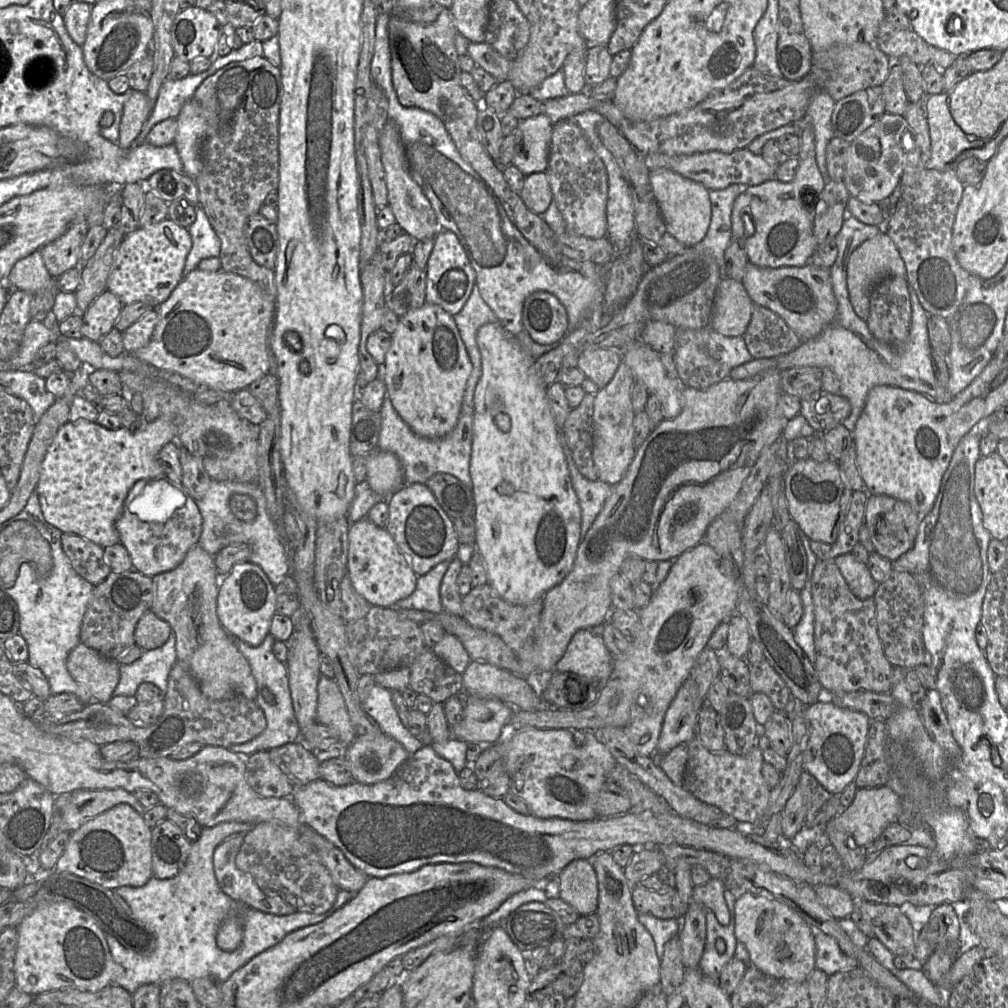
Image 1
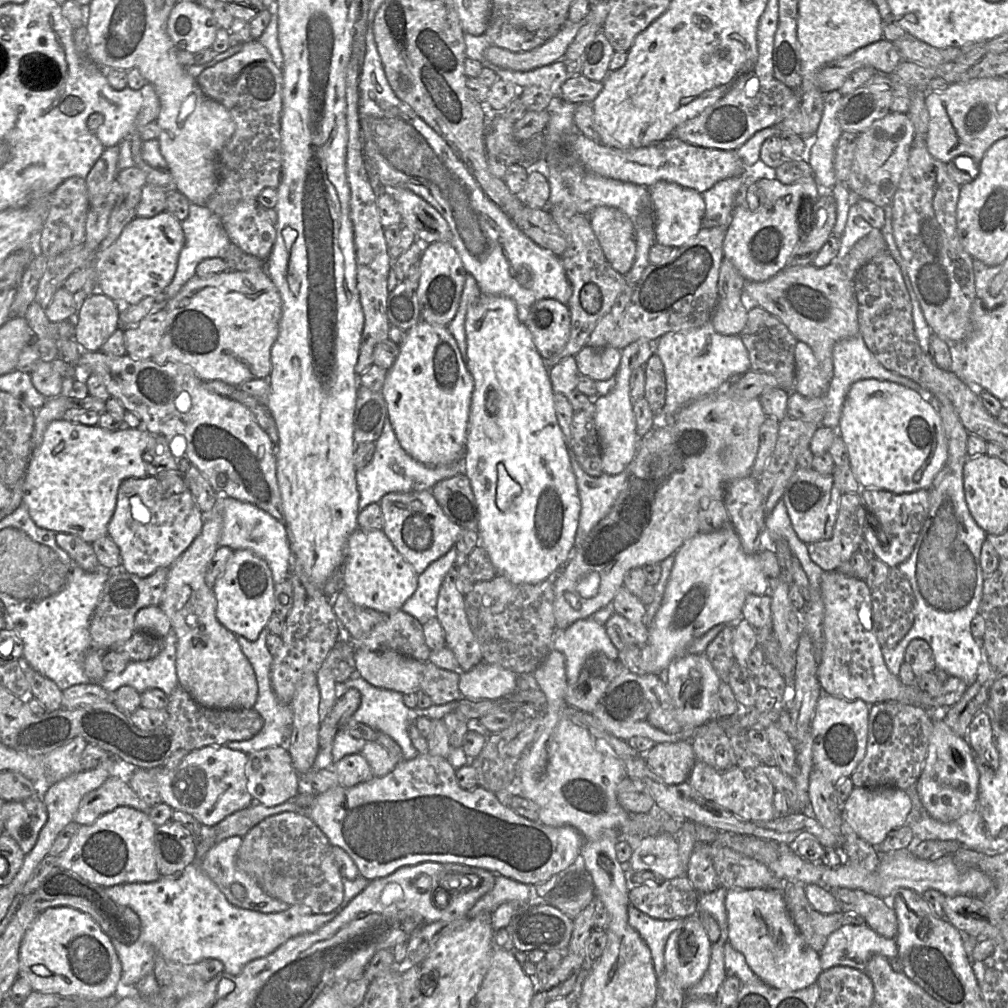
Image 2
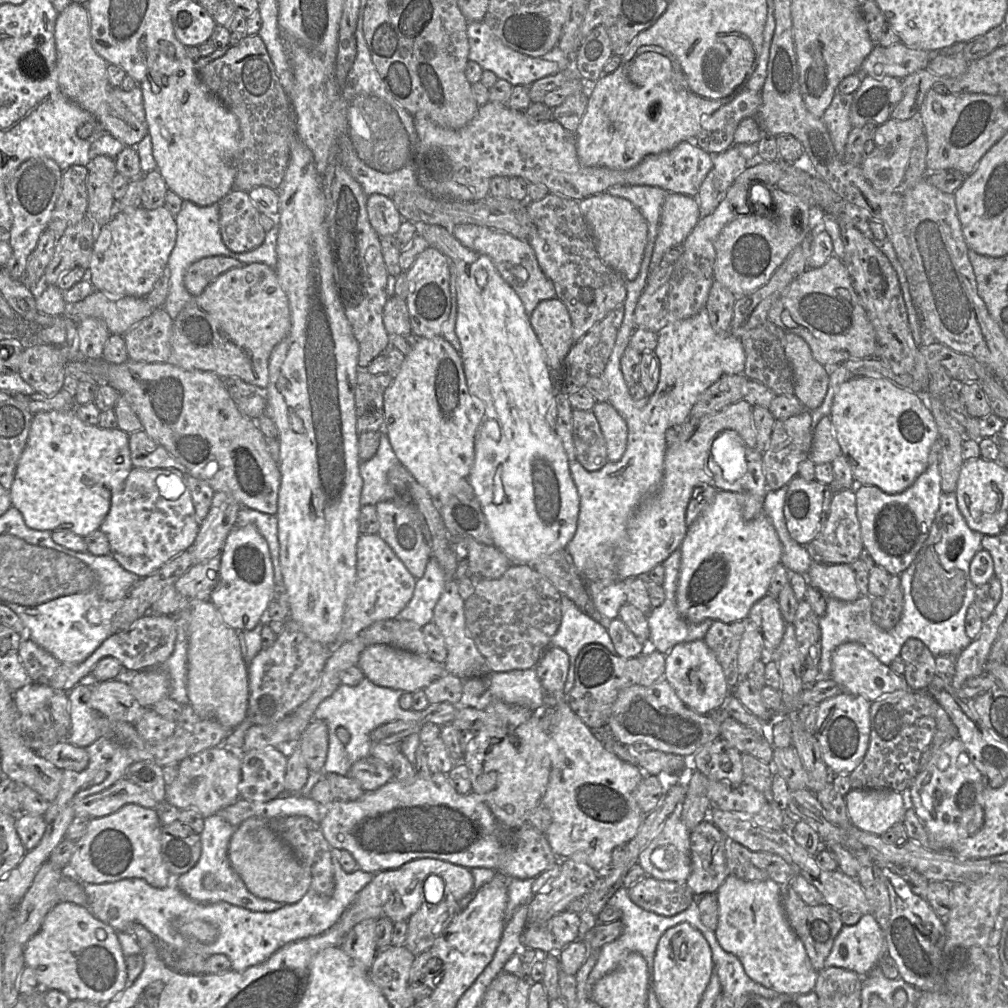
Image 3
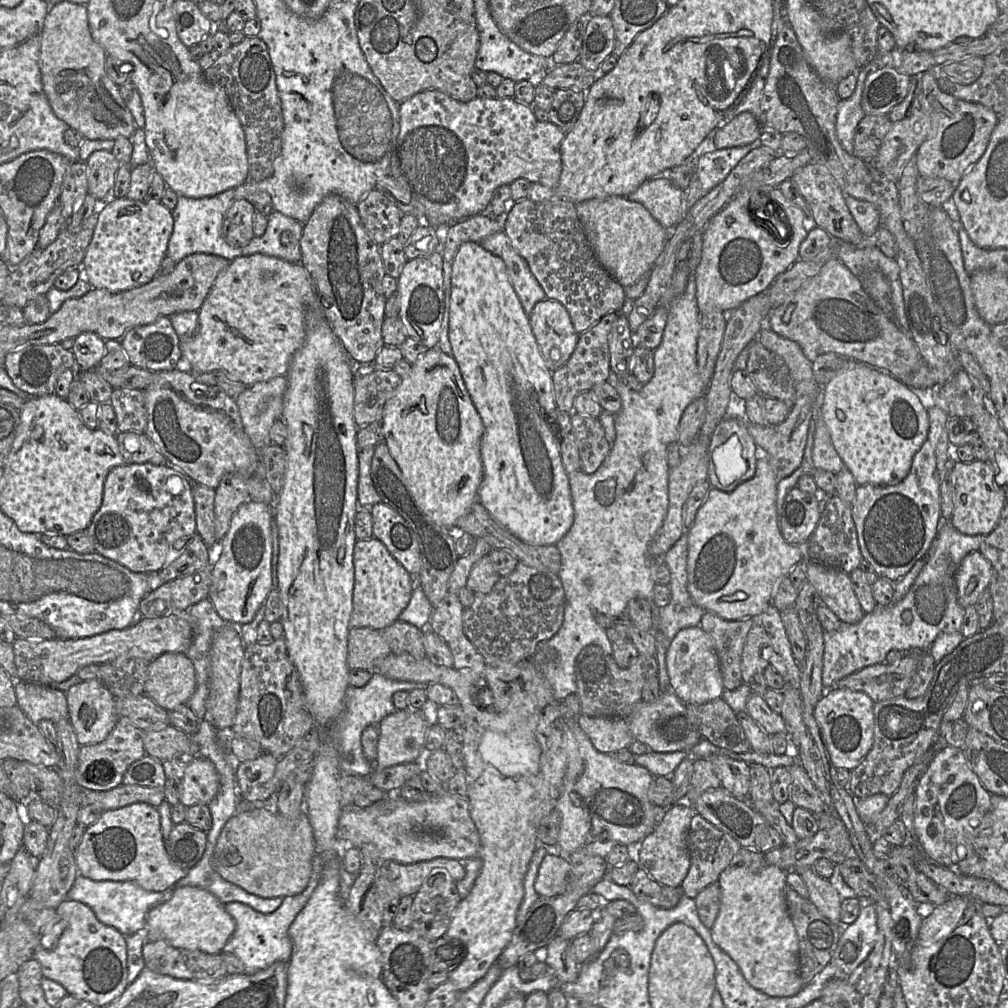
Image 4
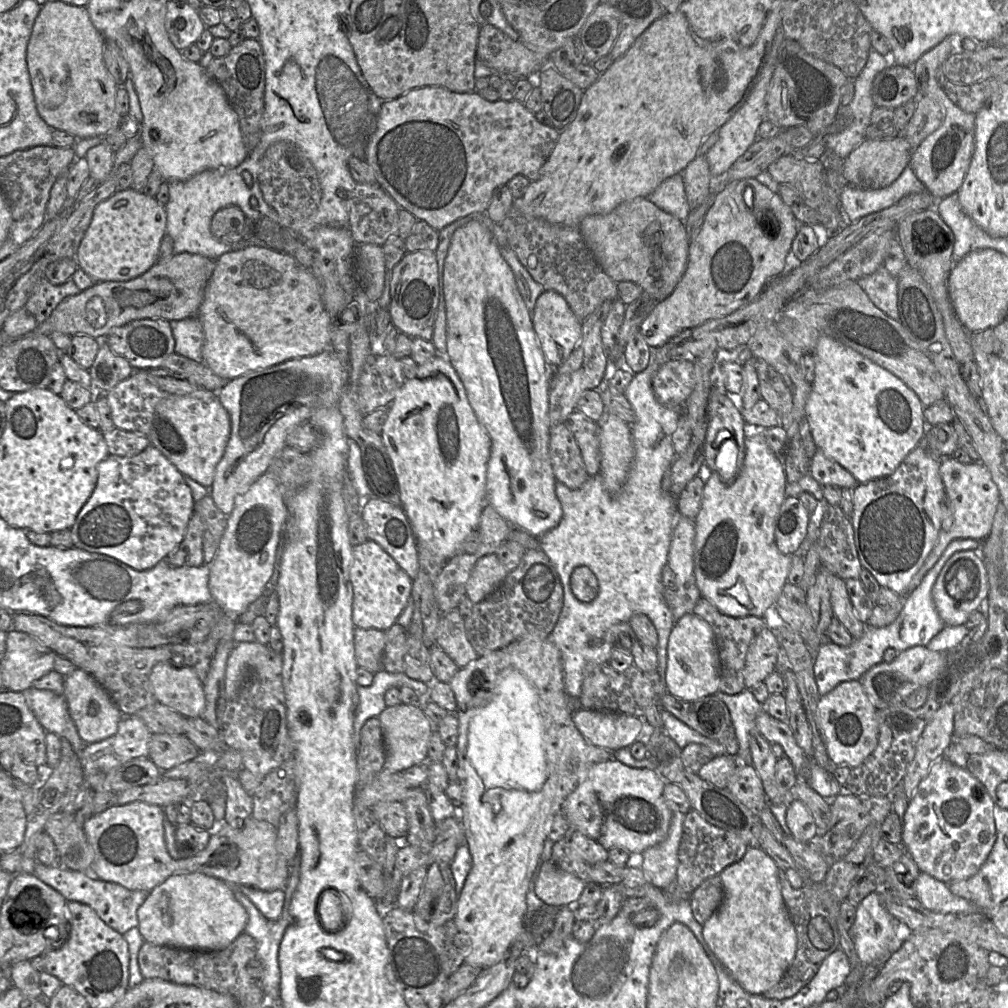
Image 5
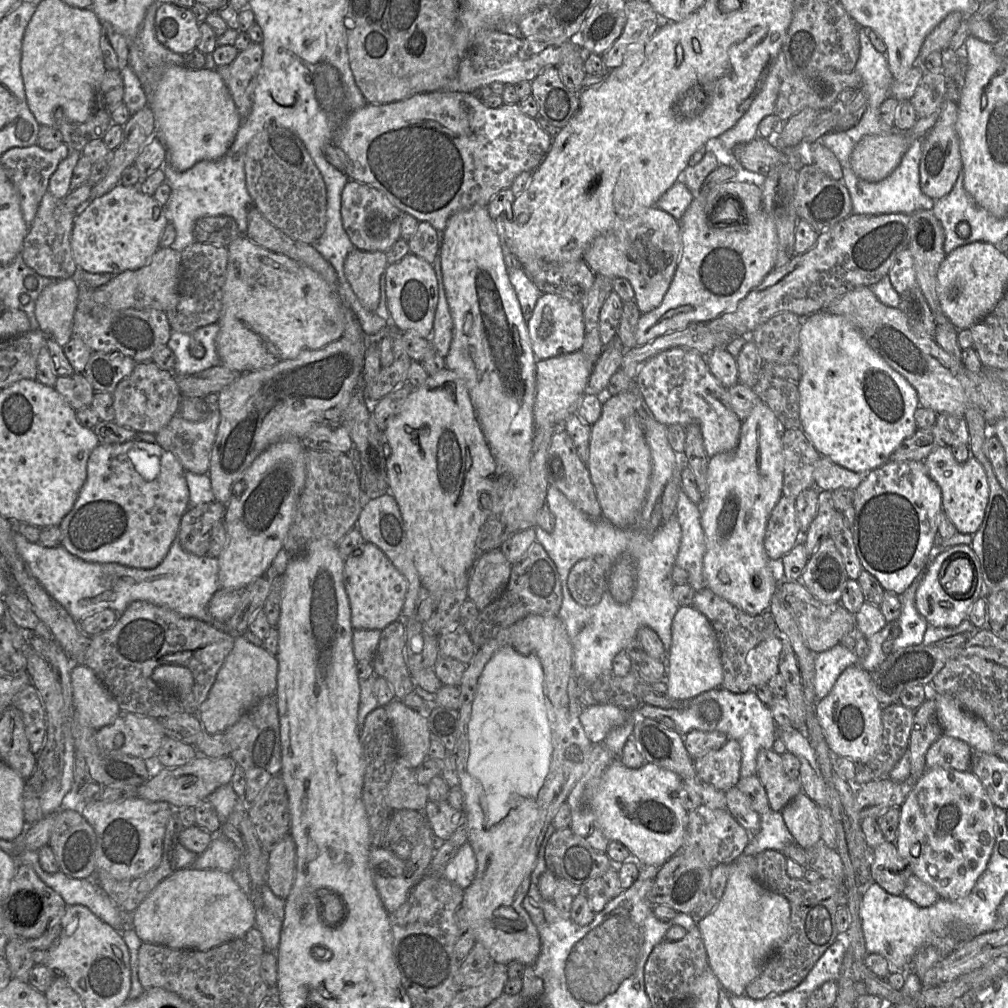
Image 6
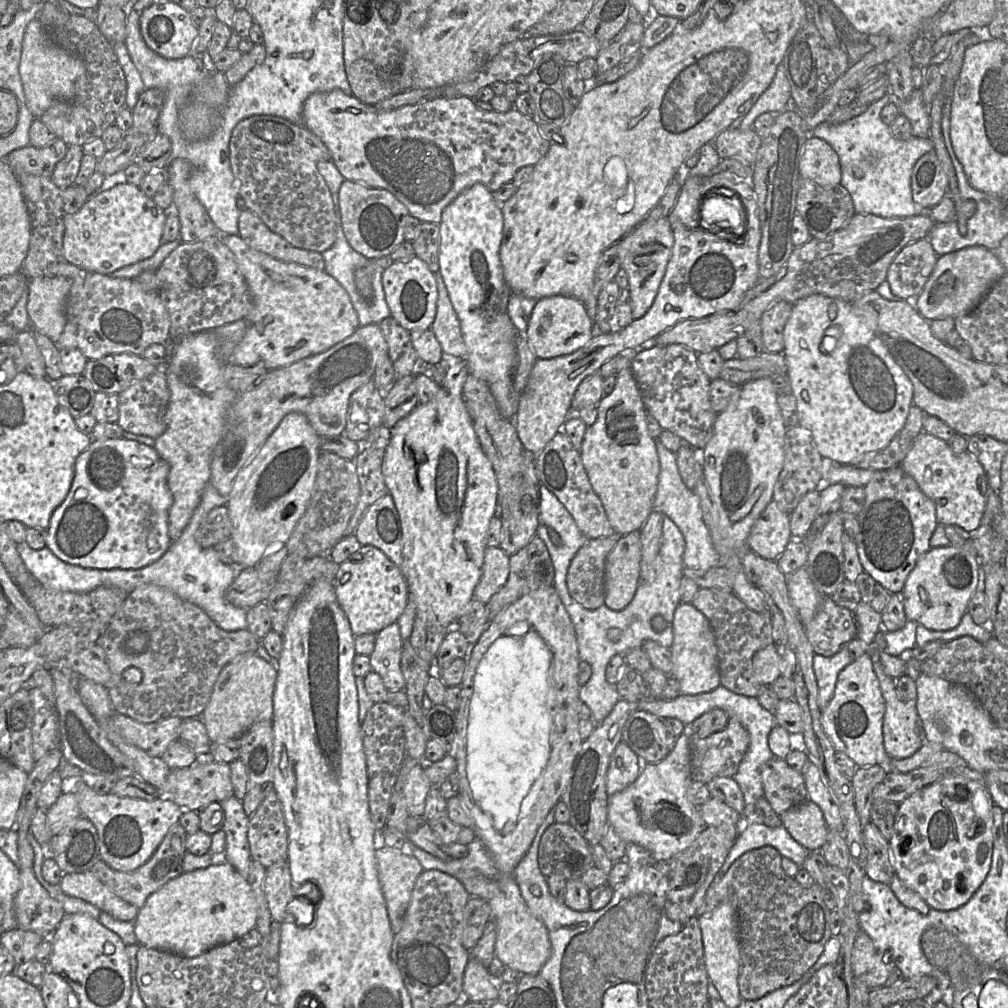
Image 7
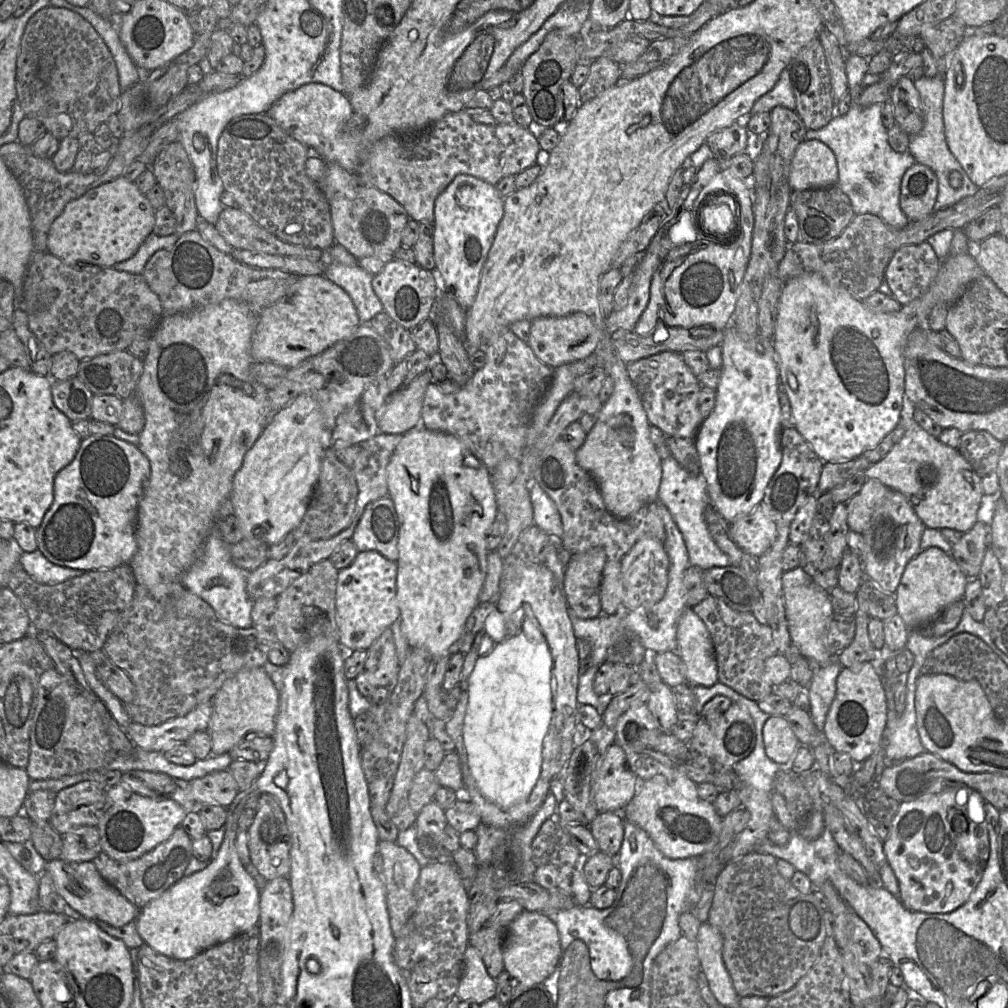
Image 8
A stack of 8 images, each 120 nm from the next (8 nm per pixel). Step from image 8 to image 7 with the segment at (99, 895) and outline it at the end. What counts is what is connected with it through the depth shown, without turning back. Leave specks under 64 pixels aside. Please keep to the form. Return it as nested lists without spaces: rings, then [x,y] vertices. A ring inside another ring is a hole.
[[[91,870],[63,874],[59,885],[66,895],[84,900],[117,920],[136,919],[139,908],[115,895]]]

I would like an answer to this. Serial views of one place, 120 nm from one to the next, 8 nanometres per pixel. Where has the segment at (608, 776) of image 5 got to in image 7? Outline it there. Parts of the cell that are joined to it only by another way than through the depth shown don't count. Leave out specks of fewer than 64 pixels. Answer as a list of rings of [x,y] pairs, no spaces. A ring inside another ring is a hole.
[[[688,727],[677,737],[673,750],[664,760],[643,764],[642,771],[631,785],[608,796],[608,823],[625,843],[644,847],[657,861],[668,861],[688,848],[705,828],[699,808],[686,797],[693,781]]]

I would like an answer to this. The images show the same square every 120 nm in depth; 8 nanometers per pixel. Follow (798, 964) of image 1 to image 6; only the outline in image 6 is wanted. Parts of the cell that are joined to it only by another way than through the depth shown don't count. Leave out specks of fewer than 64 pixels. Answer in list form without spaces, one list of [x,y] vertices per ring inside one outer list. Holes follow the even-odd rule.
[[[741,855],[732,862],[719,903],[698,922],[708,966],[721,987],[736,996],[745,995],[746,986],[759,975],[764,962],[788,936],[789,902],[756,880],[756,868],[757,861],[753,855]]]

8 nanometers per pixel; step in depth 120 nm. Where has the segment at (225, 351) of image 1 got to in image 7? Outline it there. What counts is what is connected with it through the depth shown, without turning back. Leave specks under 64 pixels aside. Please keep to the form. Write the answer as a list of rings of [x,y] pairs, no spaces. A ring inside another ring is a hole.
[[[239,235],[220,236],[236,259],[252,300],[252,310],[246,317],[248,327],[243,338],[234,347],[228,363],[239,366],[261,365],[267,370],[285,367],[305,357],[328,350],[349,337],[360,326],[347,292],[324,270],[274,259],[249,247]]]

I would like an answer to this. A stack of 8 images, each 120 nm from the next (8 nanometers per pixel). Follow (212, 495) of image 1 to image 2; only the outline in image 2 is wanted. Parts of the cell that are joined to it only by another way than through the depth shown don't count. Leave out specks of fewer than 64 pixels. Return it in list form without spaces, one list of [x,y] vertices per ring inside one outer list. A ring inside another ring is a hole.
[[[224,495],[217,496],[216,503],[211,513],[218,514],[222,519],[222,531],[219,538],[219,546],[227,546],[234,551],[243,549],[250,550],[260,558],[264,559],[271,570],[275,584],[289,579],[291,550],[284,523],[279,522],[270,514],[252,503],[240,501]]]

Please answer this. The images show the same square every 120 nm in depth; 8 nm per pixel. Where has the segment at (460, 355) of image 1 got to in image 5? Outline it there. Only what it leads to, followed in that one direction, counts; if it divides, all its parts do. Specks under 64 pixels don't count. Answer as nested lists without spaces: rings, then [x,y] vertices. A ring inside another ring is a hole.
[[[436,355],[426,363],[418,365],[415,376],[404,381],[394,400],[389,405],[387,409],[387,418],[380,435],[398,479],[401,507],[416,538],[416,549],[417,542],[425,542],[429,546],[431,552],[444,557],[446,560],[450,560],[458,553],[463,553],[461,552],[462,544],[470,533],[478,531],[480,517],[486,505],[486,476],[491,442],[484,428],[479,424],[468,402],[464,386],[448,360],[442,359]]]

